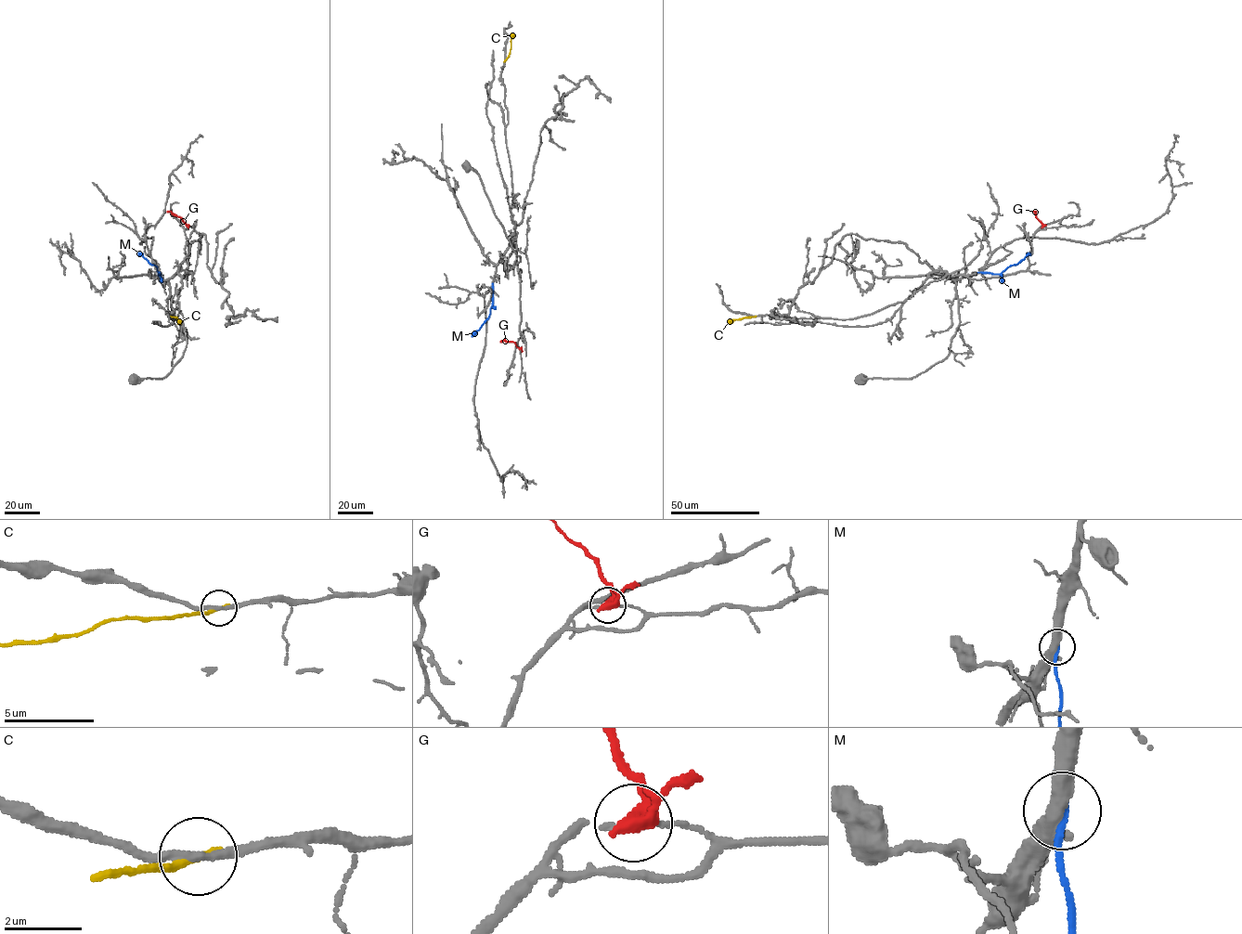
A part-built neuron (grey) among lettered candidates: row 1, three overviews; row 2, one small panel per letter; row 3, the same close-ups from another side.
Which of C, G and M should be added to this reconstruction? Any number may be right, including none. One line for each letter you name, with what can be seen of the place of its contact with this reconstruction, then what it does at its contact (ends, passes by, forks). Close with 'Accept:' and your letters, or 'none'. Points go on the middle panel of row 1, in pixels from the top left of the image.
Accept: none

